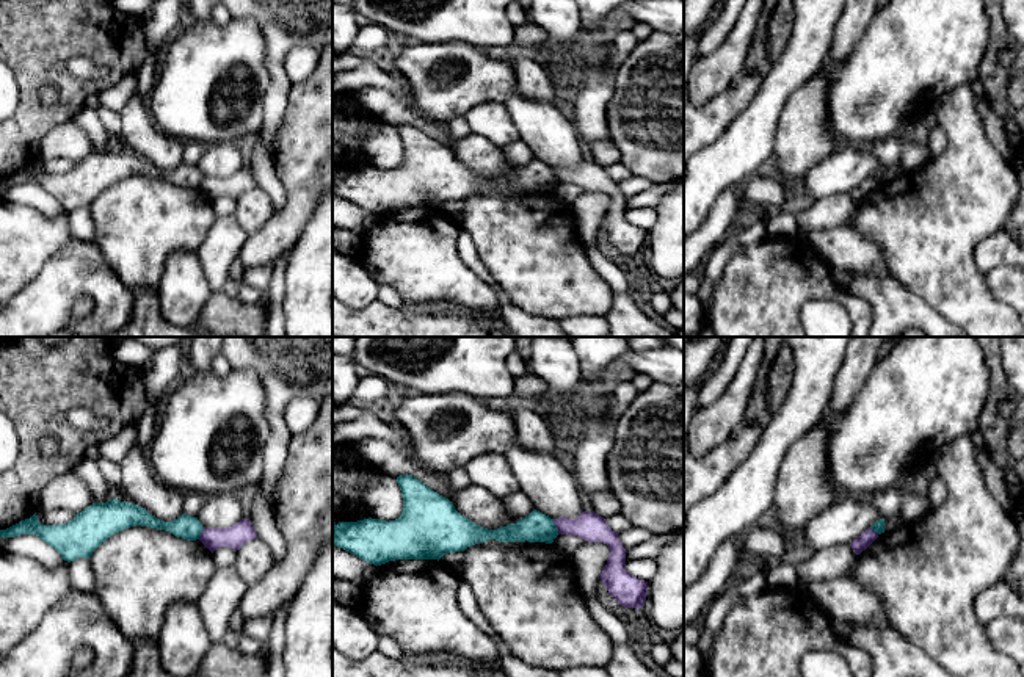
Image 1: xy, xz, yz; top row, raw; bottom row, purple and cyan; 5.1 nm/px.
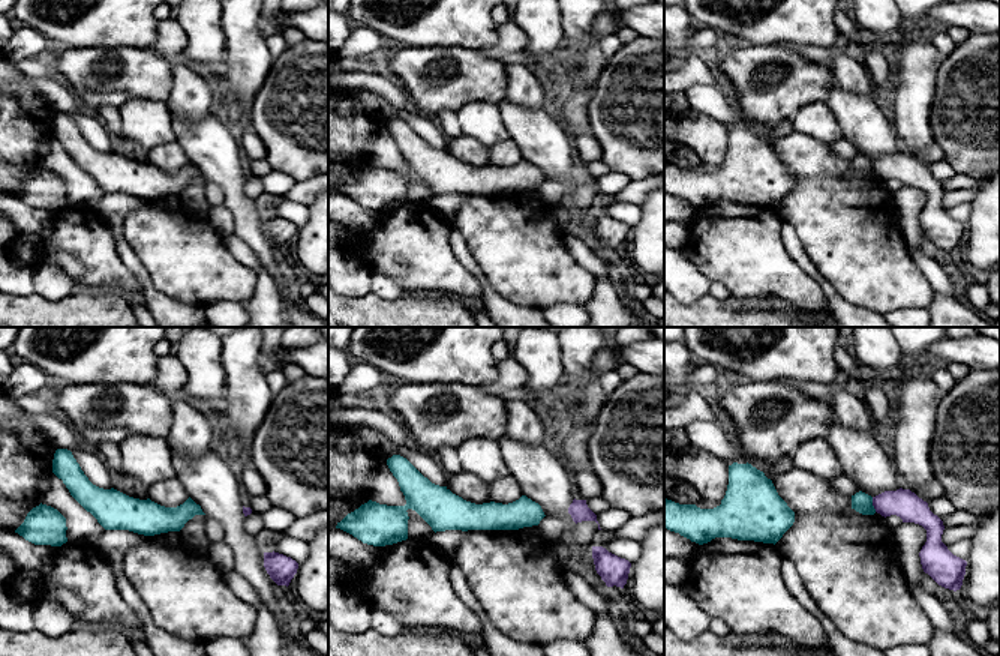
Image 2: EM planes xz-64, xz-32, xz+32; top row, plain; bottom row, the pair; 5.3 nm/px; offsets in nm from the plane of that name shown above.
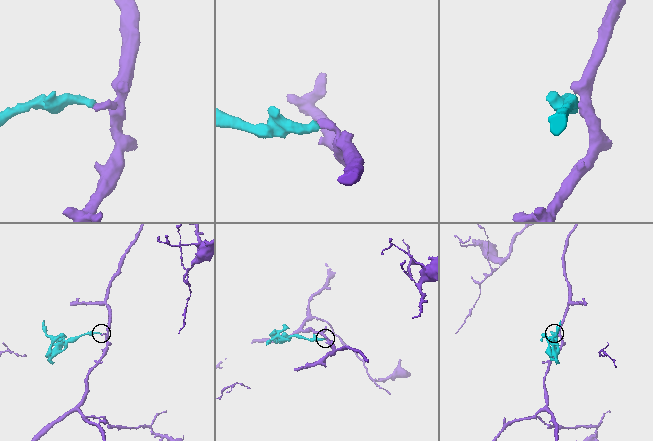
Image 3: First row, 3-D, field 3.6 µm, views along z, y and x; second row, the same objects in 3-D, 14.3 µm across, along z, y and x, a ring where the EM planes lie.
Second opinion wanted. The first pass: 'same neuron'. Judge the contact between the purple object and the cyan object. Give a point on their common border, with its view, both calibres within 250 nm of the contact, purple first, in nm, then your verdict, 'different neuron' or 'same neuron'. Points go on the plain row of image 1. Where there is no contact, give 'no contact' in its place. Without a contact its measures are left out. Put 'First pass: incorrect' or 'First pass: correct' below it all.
contact xz (555, 174); calibres 150 and 160 nm; different neuron
First pass: incorrect

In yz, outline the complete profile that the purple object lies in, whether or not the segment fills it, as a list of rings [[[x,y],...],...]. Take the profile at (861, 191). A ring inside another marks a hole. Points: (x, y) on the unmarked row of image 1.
[[[867,177],[859,186],[856,186],[850,194],[856,204],[859,204],[862,199],[866,199],[875,188],[878,186],[878,182],[875,182],[872,177]]]

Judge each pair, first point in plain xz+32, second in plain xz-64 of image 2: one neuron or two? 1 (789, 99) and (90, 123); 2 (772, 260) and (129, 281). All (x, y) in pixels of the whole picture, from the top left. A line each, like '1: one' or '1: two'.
1: two
2: one

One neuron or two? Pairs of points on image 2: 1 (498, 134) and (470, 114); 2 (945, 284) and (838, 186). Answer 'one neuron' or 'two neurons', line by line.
1: one neuron
2: two neurons

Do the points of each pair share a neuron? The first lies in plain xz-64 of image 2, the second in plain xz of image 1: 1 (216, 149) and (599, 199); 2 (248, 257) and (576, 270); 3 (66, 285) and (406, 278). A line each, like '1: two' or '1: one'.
1: two
2: two
3: two

